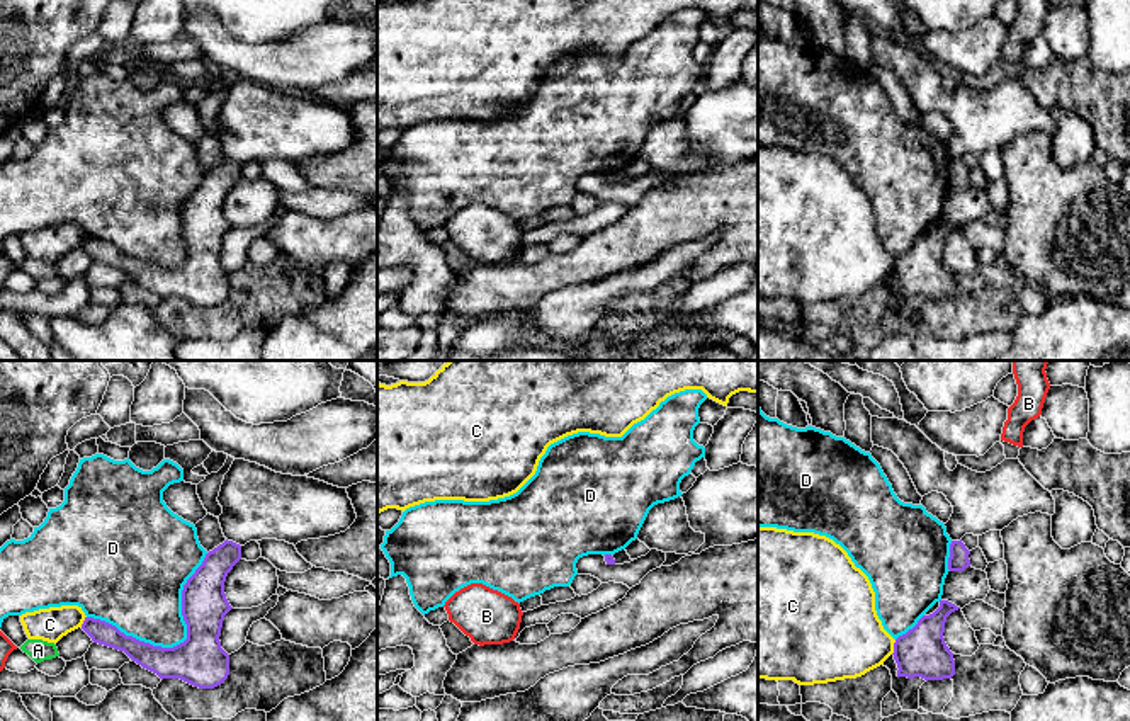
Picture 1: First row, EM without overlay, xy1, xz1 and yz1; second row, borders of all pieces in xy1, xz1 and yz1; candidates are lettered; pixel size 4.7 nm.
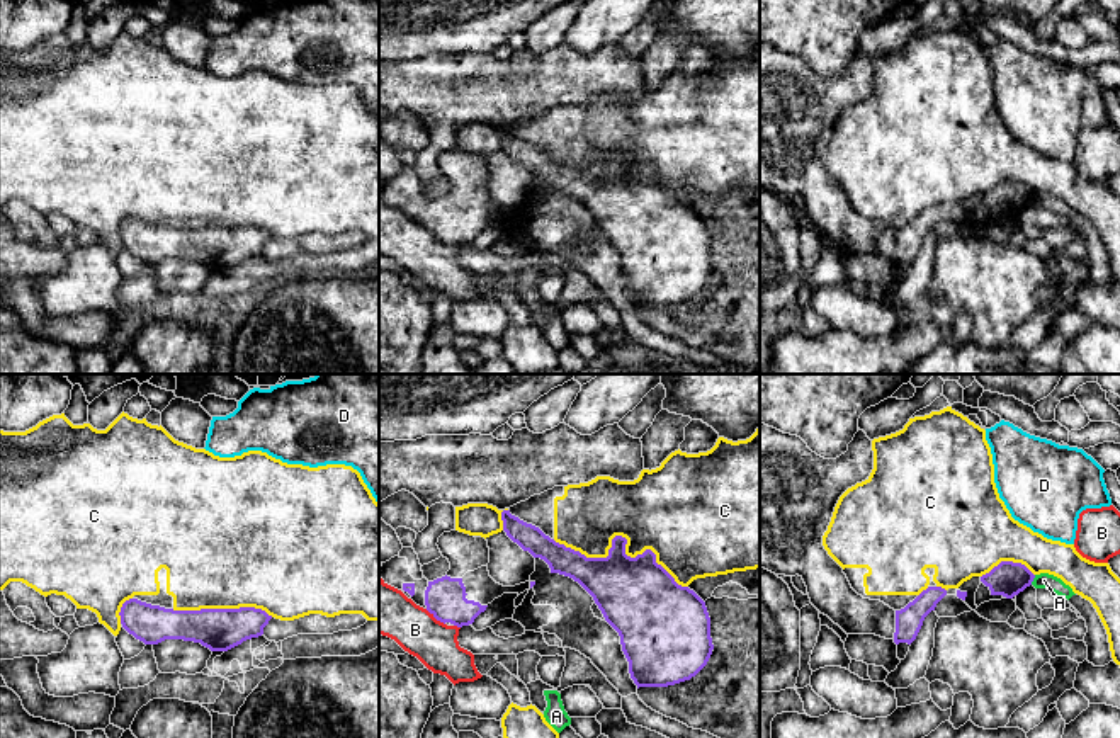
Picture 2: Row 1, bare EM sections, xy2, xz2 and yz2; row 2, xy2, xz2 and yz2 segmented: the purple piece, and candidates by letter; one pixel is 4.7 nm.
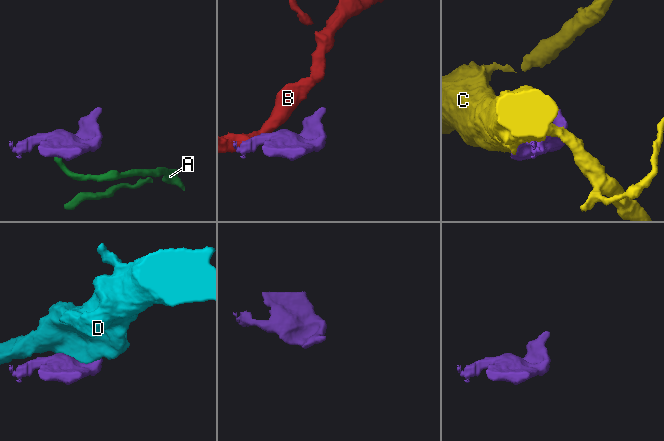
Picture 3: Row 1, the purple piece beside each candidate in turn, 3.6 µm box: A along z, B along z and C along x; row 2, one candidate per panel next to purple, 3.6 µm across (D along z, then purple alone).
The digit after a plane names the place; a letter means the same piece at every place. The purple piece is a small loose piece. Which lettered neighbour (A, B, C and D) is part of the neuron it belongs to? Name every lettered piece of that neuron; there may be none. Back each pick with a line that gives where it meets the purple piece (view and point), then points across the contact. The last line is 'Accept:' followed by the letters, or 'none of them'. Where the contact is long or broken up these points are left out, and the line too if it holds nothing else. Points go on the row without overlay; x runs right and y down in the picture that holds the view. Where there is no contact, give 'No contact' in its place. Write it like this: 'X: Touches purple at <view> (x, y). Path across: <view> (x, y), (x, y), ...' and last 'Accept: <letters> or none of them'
Accept: none of them

